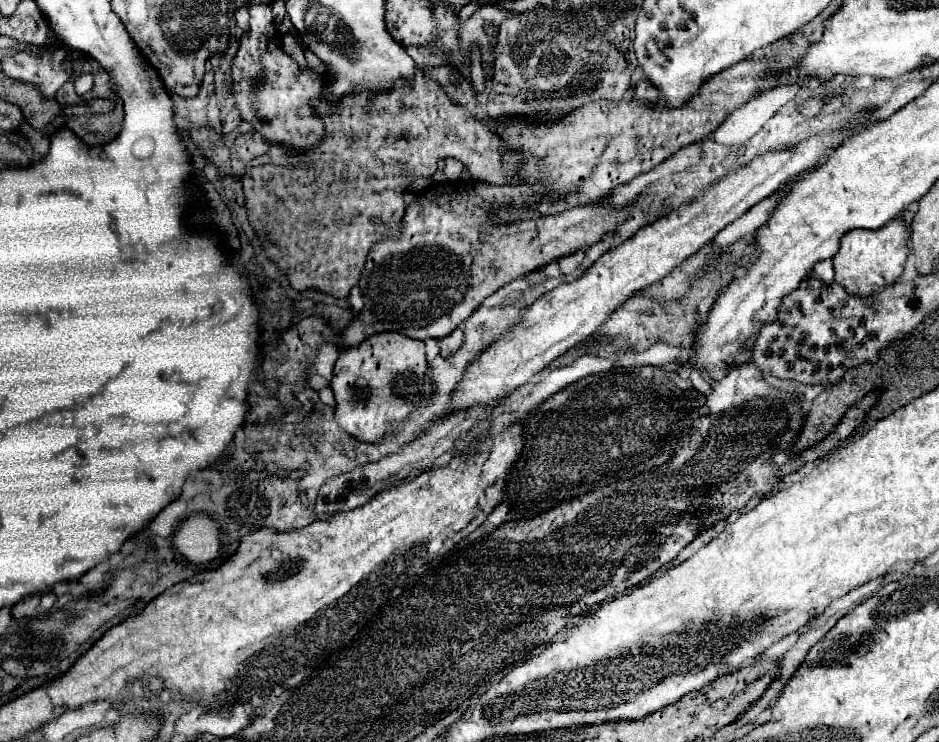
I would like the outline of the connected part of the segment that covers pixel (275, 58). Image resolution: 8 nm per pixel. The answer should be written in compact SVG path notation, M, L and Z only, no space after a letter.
M255 5L249 7L249 25L251 31L243 35L237 57L233 59L233 97L235 97L235 107L239 109L241 117L253 125L255 131L259 131L263 137L267 137L273 143L279 145L291 145L293 149L305 149L315 145L323 135L323 121L313 115L311 107L307 105L309 97L319 97L325 89L325 77L317 75L311 69L299 69L297 63L281 51L277 31L275 31L275 21L269 5Z

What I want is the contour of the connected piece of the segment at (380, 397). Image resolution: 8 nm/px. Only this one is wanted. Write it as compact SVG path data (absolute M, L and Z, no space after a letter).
M375 333L359 347L339 353L331 389L335 393L335 421L359 441L377 443L391 429L391 421L429 405L433 383L425 361L425 343L403 333Z

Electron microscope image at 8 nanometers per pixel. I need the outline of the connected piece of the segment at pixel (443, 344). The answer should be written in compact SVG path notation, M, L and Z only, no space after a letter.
M455 329L451 335L447 335L447 337L439 339L441 355L443 355L443 357L453 355L453 353L455 353L455 351L461 347L461 343L463 343L463 331L461 331L461 329Z

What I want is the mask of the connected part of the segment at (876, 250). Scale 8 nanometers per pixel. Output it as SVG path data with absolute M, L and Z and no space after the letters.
M893 219L881 229L867 231L867 229L853 229L841 239L841 249L833 257L835 265L835 281L855 297L869 299L879 289L897 283L903 275L905 259L909 255L909 231L901 219Z

